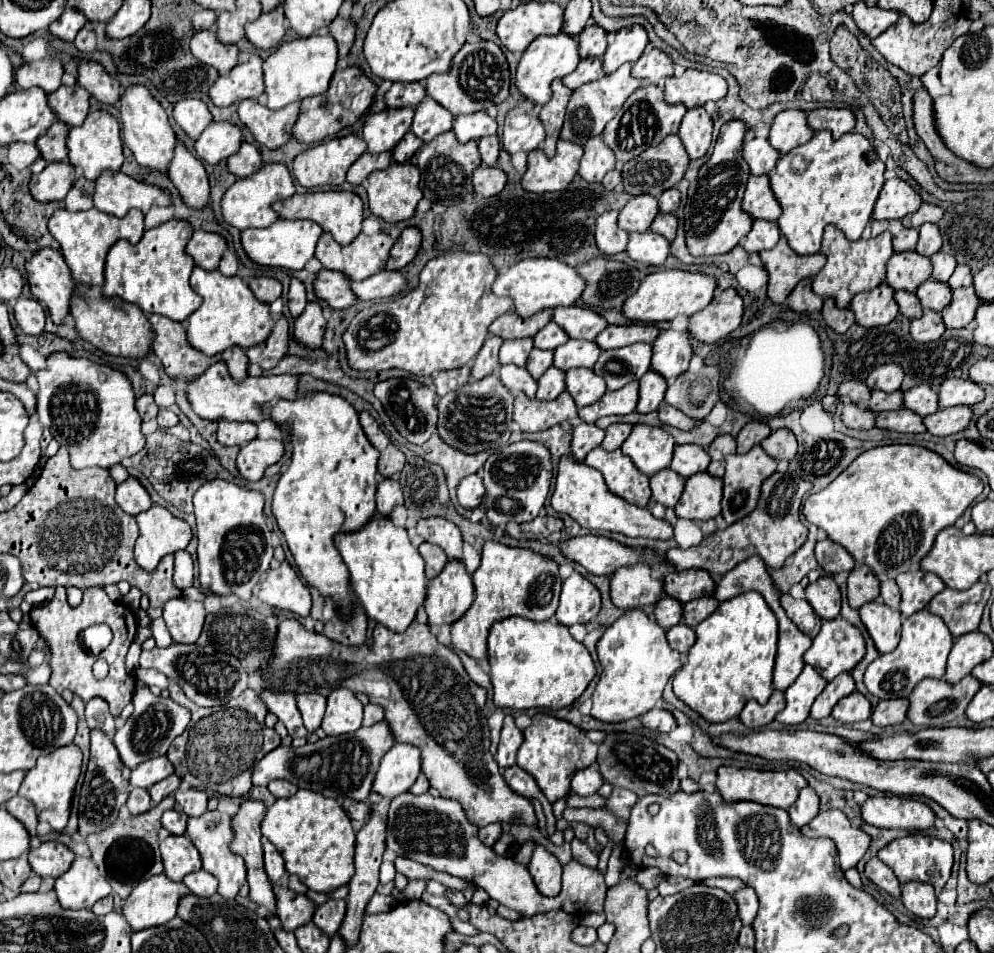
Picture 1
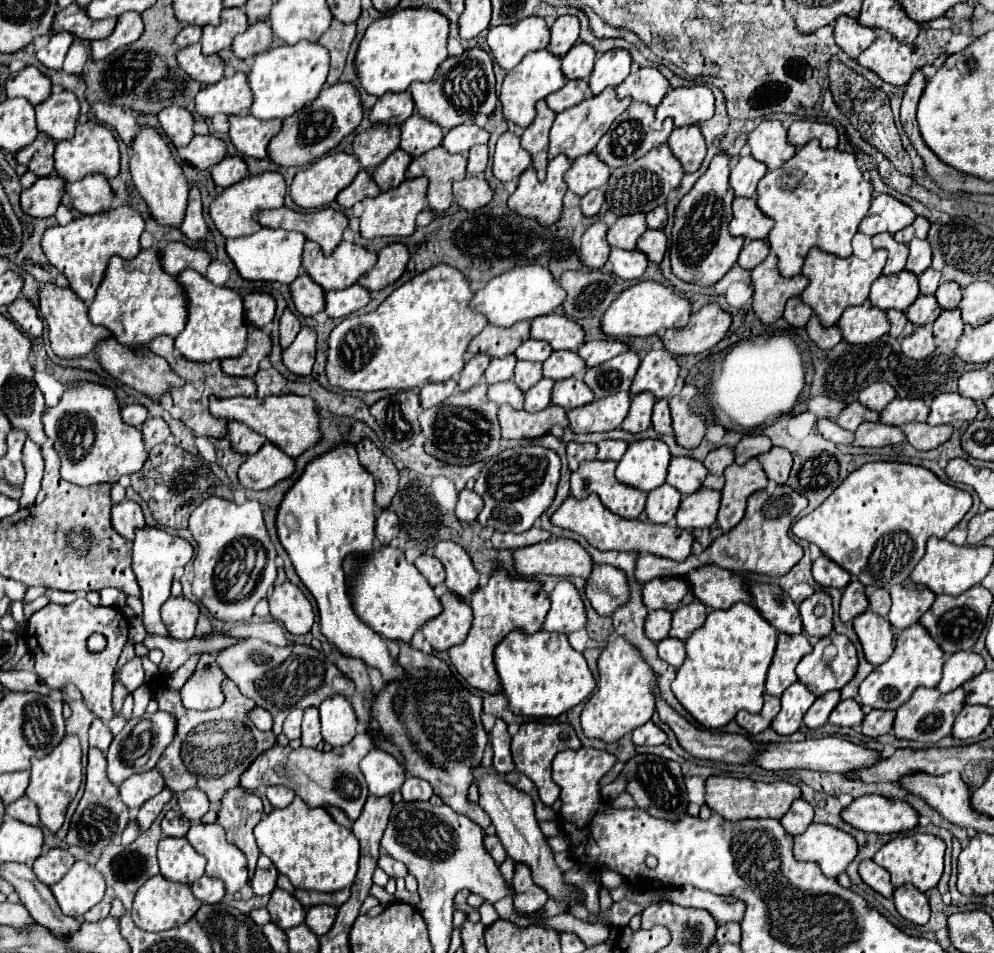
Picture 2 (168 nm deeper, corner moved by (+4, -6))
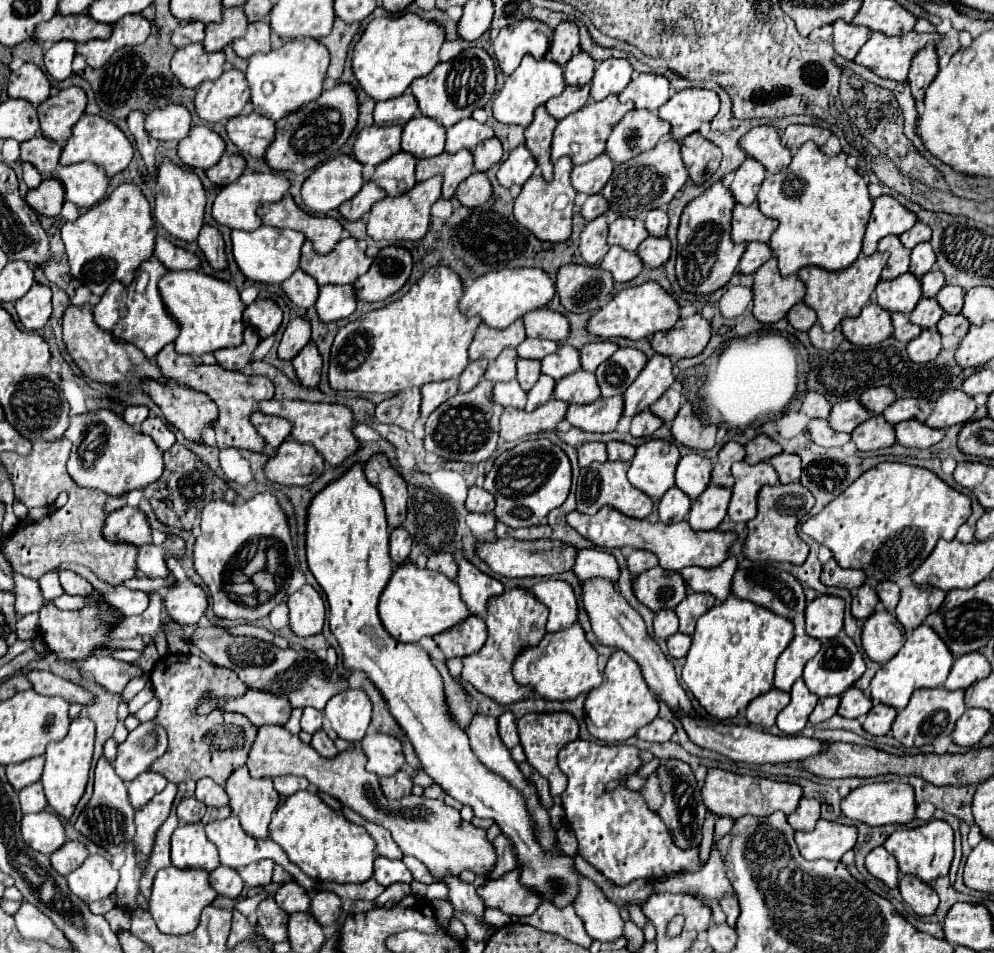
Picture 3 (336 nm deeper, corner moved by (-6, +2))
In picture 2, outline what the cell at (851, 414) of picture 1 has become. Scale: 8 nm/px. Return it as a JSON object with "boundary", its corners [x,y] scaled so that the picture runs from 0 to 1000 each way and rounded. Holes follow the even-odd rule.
{"boundary":[[[823,441],[821,451],[827,455],[827,460],[831,460],[839,466],[857,466],[857,462],[859,462],[859,453],[847,451],[841,443],[835,443],[835,441]]]}

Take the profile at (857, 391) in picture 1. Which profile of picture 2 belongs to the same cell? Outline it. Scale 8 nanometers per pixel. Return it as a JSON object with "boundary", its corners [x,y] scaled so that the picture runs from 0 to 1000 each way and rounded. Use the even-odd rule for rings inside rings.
{"boundary":[[[821,416],[813,420],[813,432],[821,434],[823,439],[833,439],[833,441],[841,441],[849,426],[851,426],[849,422],[843,422],[831,416]]]}

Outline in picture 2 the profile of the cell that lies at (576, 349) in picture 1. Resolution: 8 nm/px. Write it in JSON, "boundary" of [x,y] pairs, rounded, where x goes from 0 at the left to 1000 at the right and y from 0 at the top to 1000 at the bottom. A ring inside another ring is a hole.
{"boundary":[[[561,367],[561,369],[555,369],[553,376],[545,382],[545,392],[553,399],[567,399],[588,386],[590,386],[588,378],[579,369]]]}

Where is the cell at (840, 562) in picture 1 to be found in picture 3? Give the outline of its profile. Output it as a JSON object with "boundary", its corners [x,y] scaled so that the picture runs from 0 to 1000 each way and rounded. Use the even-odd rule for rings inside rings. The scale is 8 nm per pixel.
{"boundary":[[[835,586],[827,596],[827,611],[831,615],[843,615],[843,617],[859,619],[865,613],[869,613],[869,609],[871,609],[869,600],[847,596],[839,586]]]}

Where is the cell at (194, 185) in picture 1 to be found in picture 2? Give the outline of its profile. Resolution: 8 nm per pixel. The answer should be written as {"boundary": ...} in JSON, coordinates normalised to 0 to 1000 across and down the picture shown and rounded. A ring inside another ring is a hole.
{"boundary":[[[191,197],[189,220],[187,220],[187,229],[185,229],[185,235],[181,241],[193,254],[201,254],[209,248],[209,237],[207,237],[205,227],[203,227],[203,212],[201,212],[199,197]]]}

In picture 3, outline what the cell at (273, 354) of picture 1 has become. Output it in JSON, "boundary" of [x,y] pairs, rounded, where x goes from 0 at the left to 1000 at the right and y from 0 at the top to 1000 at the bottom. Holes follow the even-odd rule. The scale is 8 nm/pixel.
{"boundary":[[[256,344],[245,346],[245,359],[237,365],[225,365],[217,367],[217,380],[227,388],[245,388],[249,382],[254,382],[254,371],[262,361],[262,353]]]}

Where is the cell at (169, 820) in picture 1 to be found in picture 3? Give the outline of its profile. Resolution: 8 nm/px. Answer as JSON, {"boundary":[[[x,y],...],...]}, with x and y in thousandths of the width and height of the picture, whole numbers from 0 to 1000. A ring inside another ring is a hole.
{"boundary":[[[185,837],[177,848],[177,854],[179,854],[181,863],[185,863],[185,865],[201,863],[205,852],[207,852],[207,846],[201,844],[197,837]]]}

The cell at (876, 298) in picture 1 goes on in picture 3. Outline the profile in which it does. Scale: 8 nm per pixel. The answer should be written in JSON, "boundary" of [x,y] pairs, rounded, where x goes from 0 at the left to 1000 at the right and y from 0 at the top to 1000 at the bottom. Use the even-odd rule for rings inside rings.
{"boundary":[[[875,317],[867,323],[865,332],[849,334],[845,338],[845,344],[851,357],[857,361],[875,363],[891,357],[897,350],[897,336],[889,323],[885,323],[881,317]]]}

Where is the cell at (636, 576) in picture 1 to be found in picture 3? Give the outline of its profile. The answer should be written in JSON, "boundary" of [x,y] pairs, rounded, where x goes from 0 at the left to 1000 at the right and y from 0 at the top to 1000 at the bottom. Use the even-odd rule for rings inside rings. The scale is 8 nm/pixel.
{"boundary":[[[584,577],[584,583],[579,586],[577,600],[584,609],[598,609],[598,607],[610,607],[618,613],[624,607],[624,594],[620,586],[612,577]]]}

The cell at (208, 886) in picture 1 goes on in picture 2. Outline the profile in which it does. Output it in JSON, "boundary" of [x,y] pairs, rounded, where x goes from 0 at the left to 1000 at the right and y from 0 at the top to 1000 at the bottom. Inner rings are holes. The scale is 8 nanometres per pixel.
{"boundary":[[[203,919],[201,923],[197,923],[193,928],[193,934],[195,934],[195,940],[205,949],[219,949],[227,940],[227,932],[223,923],[211,921],[211,919]]]}

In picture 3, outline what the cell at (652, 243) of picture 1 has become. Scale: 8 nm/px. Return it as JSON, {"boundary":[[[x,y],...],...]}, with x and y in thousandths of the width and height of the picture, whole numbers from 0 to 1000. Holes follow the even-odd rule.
{"boundary":[[[616,258],[614,264],[608,269],[604,279],[608,283],[616,285],[620,296],[634,296],[648,281],[648,277],[646,277],[646,273],[644,273],[644,269],[640,264],[632,264],[632,262],[624,260],[624,258]]]}

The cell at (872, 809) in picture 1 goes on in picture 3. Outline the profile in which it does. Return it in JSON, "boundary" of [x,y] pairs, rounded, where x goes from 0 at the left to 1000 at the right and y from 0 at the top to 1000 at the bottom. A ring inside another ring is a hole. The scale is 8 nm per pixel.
{"boundary":[[[881,821],[881,823],[869,823],[861,829],[857,829],[847,839],[847,852],[857,858],[871,863],[873,867],[889,867],[889,865],[913,865],[922,858],[922,837],[918,831],[918,825],[907,821]]]}

